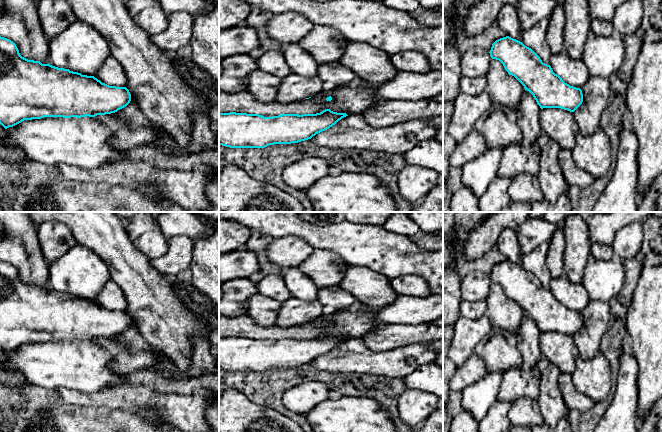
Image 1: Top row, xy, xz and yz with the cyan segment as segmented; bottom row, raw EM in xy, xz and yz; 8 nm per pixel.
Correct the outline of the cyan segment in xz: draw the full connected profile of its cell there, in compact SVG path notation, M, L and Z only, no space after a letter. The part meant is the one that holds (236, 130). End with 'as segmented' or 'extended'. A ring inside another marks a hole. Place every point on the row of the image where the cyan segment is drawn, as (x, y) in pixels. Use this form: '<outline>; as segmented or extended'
M325 109L316 114L281 114L264 117L259 114L219 113L219 145L230 148L265 148L274 144L291 144L311 139L348 116Z; as segmented

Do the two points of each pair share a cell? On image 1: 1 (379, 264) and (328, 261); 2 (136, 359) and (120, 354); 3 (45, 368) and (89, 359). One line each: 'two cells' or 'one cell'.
1: two cells
2: one cell
3: one cell

